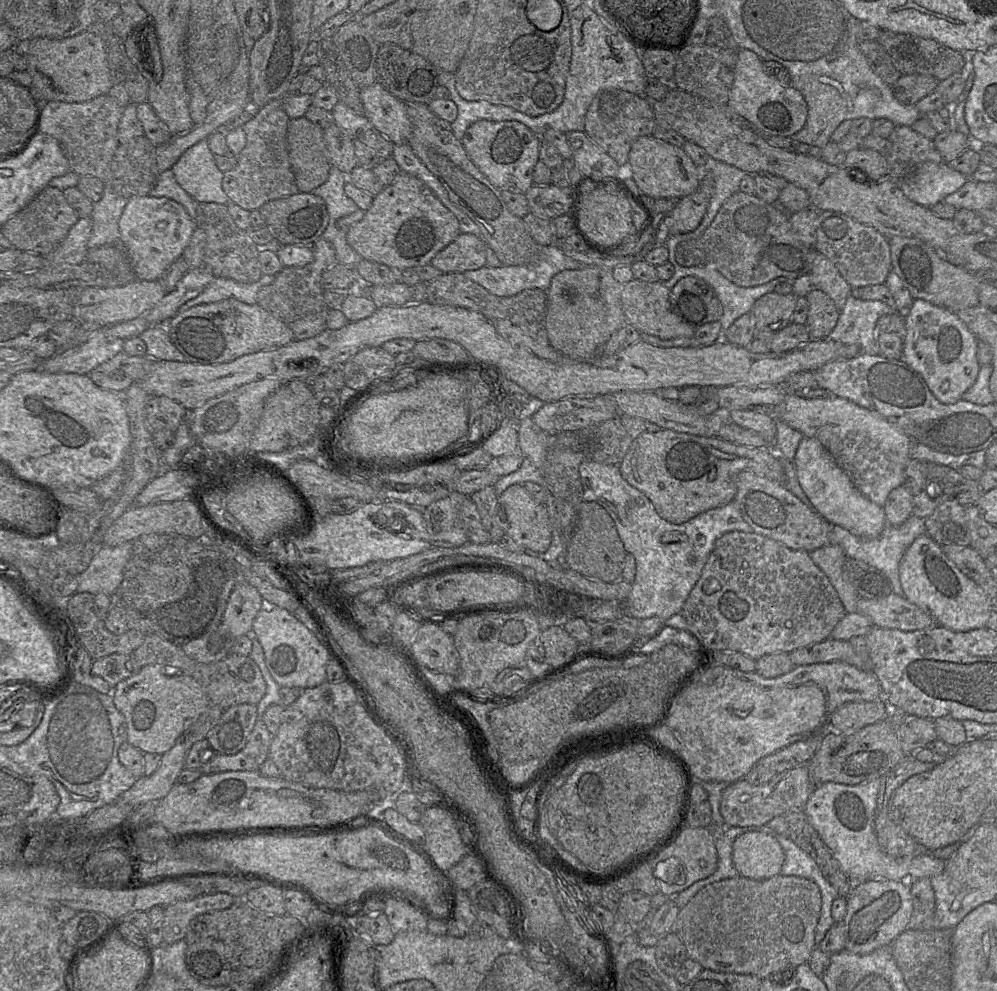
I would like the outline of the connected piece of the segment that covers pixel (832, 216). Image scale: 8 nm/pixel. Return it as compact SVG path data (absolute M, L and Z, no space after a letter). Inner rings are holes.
M819 211L815 221L814 249L829 259L841 276L854 288L884 284L892 270L889 239L875 228L834 211Z

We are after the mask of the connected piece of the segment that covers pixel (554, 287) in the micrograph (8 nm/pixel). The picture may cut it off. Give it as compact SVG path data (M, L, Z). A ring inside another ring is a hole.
M586 266L582 269L577 270L562 270L558 273L556 273L551 281L550 285L546 291L547 293L547 308L546 308L546 318L545 318L545 325L546 325L546 331L549 339L550 345L557 350L558 352L562 353L563 355L574 359L574 360L589 360L594 359L599 356L599 351L601 349L601 346L605 344L612 333L618 329L620 329L622 326L624 326L626 323L624 312L621 305L621 287L623 284L620 284L617 282L613 275L612 275L612 269L606 268L606 267L600 267L600 266Z

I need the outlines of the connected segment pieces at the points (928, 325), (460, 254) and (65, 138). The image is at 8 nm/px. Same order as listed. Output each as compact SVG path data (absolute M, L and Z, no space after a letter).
M914 299L910 313L905 317L902 361L923 377L938 401L954 404L974 384L980 370L977 348L977 338L956 313Z
M471 233L459 235L431 260L430 265L443 273L476 270L485 265L486 244Z
M109 95L81 103L49 101L42 111L40 131L59 142L72 172L94 176L105 183L111 178L111 162L119 146L117 130L123 112L124 107Z

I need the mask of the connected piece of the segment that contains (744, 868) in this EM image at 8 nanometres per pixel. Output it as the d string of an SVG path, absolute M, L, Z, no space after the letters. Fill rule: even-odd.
M752 831L742 833L734 840L732 860L739 876L766 880L781 874L785 854L775 837Z

